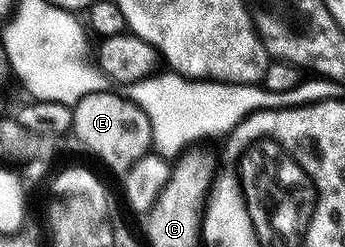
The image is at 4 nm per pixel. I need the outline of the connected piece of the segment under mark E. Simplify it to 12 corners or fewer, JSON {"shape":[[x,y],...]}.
{"shape":[[114,90],[73,105],[76,136],[127,172],[152,151],[149,118]]}

